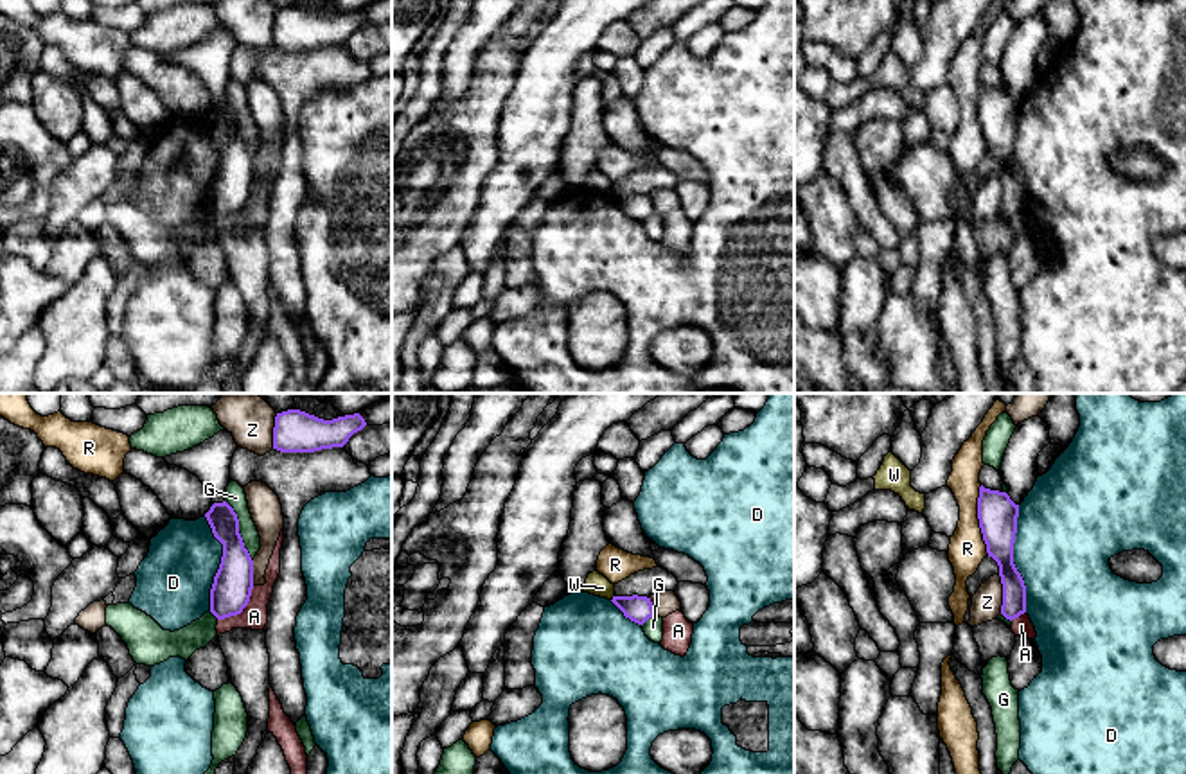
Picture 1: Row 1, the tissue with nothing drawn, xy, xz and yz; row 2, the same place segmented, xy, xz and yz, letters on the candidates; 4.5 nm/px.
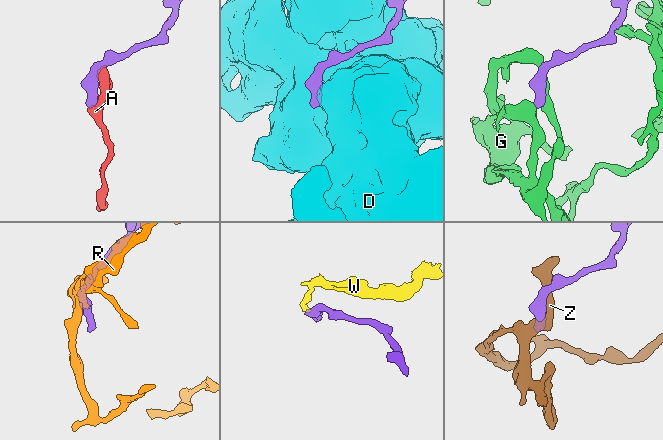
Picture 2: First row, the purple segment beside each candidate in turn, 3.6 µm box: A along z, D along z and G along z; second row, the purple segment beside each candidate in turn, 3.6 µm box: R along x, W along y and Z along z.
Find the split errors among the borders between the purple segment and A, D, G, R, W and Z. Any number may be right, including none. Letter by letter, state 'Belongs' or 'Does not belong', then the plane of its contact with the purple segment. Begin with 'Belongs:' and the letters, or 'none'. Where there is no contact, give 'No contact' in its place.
Belongs: none
A: Does not belong. Touches purple in xy
D: Does not belong. Touches purple in yz
G: Does not belong. Touches purple in xy
R: Does not belong. Touches purple in yz
W: Does not belong. Touches purple in xz
Z: Does not belong. Touches purple in yz

